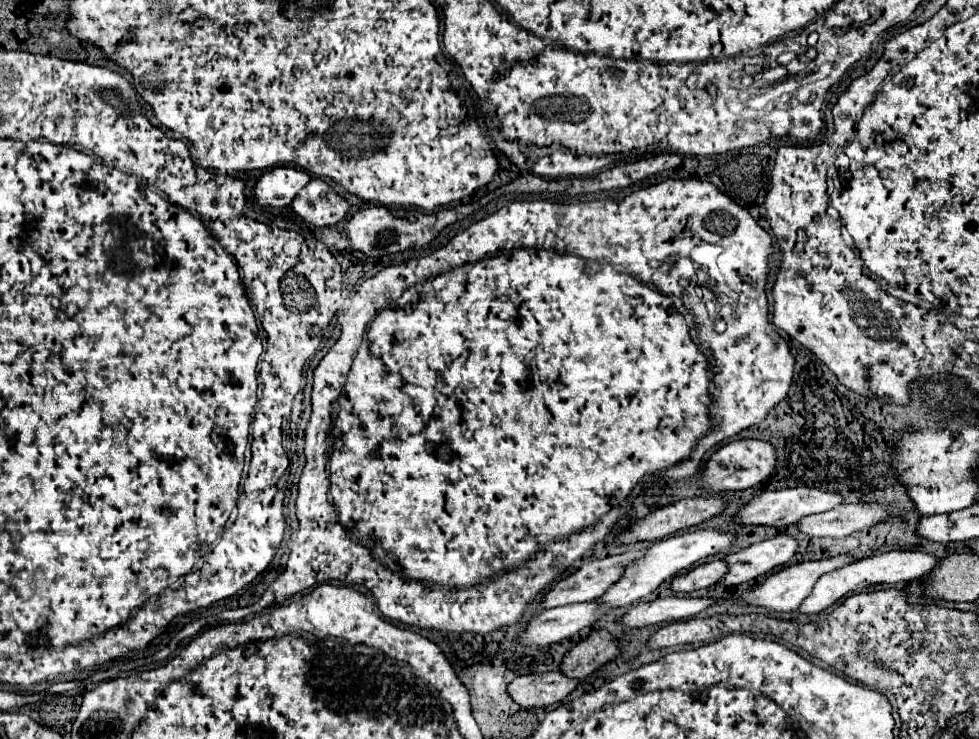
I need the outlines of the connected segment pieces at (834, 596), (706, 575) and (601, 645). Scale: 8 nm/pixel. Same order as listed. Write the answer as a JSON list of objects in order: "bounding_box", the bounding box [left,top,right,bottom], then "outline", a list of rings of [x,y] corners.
[{"bounding_box":[796,551,936,615],"outline":[[[890,551],[890,553],[882,553],[882,555],[874,555],[874,557],[866,557],[854,563],[844,565],[842,569],[824,573],[812,593],[800,603],[800,607],[796,609],[796,613],[800,615],[818,615],[822,611],[826,611],[828,607],[832,607],[838,599],[846,597],[848,593],[860,593],[860,591],[868,591],[874,585],[894,585],[900,581],[914,581],[924,577],[932,565],[936,565],[936,557],[930,553],[920,553],[920,551]]]},{"bounding_box":[670,559,724,593],"outline":[[[714,559],[688,573],[676,575],[670,581],[670,589],[674,593],[690,593],[690,591],[698,591],[698,589],[716,585],[720,581],[720,577],[724,577],[724,563],[720,559]]]},{"bounding_box":[560,629,620,679],"outline":[[[604,629],[592,631],[586,639],[576,643],[562,659],[560,671],[572,679],[584,679],[604,663],[612,661],[620,649],[618,641],[612,635],[606,635]]]}]

